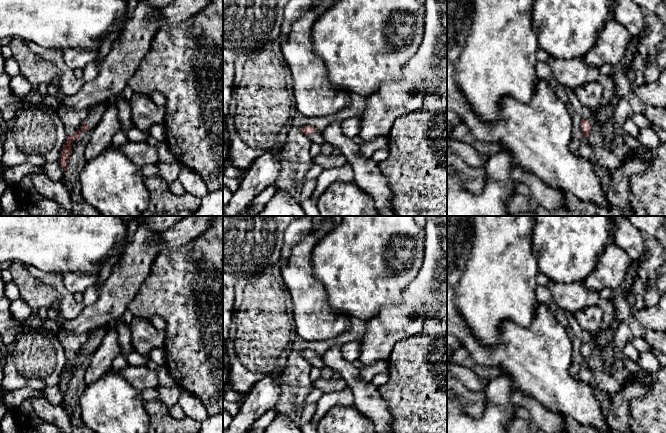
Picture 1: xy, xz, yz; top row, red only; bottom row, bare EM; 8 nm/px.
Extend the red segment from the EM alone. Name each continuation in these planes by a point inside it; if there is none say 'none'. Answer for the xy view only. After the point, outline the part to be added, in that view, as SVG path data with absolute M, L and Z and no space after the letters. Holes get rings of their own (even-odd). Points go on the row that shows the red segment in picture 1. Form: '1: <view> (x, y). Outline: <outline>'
1: xy (96, 113). Outline: M104 103L90 108L89 115L85 120L85 124L90 128L90 130L93 130L97 127L103 115L105 114L107 107L108 104Z

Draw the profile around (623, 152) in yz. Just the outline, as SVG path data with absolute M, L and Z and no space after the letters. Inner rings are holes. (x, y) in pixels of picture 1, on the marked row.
M623 143L616 147L613 153L620 161L625 161L632 156L633 150L627 144Z

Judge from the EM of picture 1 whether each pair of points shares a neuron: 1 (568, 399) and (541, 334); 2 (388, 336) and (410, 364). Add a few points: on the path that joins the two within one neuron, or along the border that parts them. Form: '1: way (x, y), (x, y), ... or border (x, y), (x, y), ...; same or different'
1: way (552, 383), (541, 372), (541, 350); same
2: border (416, 335), (399, 340), (387, 360); different

